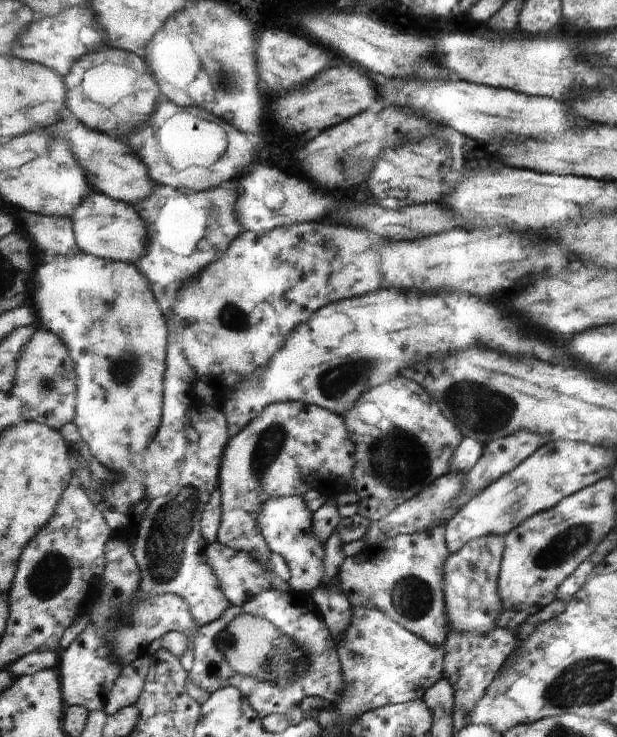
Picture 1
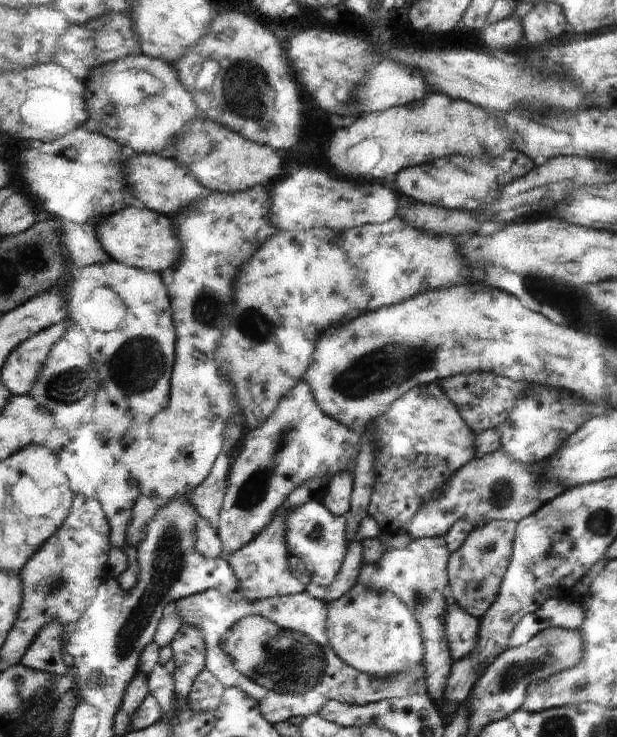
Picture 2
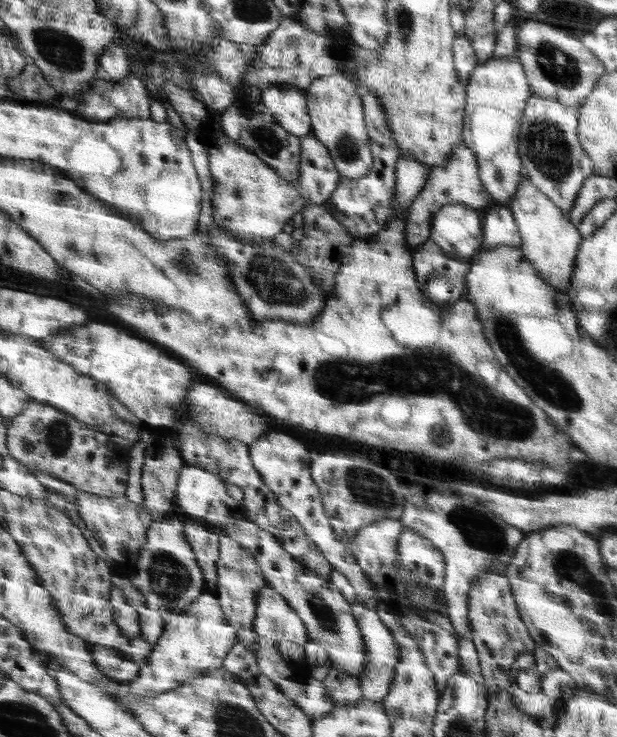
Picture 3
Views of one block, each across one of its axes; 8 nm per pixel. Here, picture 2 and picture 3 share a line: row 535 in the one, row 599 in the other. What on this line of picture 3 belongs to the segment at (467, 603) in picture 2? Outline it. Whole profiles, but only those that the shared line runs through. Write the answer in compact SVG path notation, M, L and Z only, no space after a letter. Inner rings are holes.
M488 570L478 576L472 593L469 595L469 626L476 651L480 659L482 675L488 685L488 694L506 690L510 685L510 666L515 659L532 650L534 642L530 638L528 626L521 620L516 598L513 596L512 583L502 572Z

